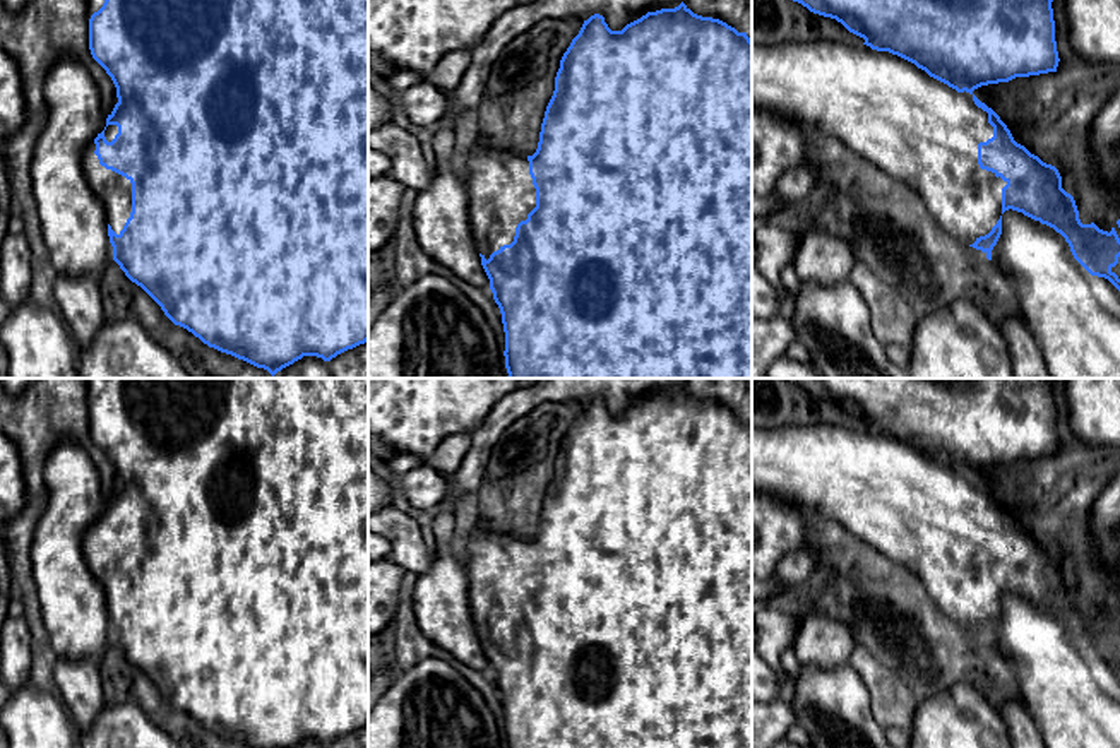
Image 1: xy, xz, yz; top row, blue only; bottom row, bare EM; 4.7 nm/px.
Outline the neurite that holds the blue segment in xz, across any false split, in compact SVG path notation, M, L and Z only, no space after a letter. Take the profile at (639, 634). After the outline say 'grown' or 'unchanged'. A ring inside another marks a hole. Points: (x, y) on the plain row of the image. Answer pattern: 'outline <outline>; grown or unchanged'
outline M683 385L675 392L647 395L622 414L611 414L603 399L591 399L560 443L536 536L524 541L483 525L468 539L464 567L469 580L471 616L502 697L505 748L752 748L752 423L747 416L738 416L719 402L697 399Z; grown

